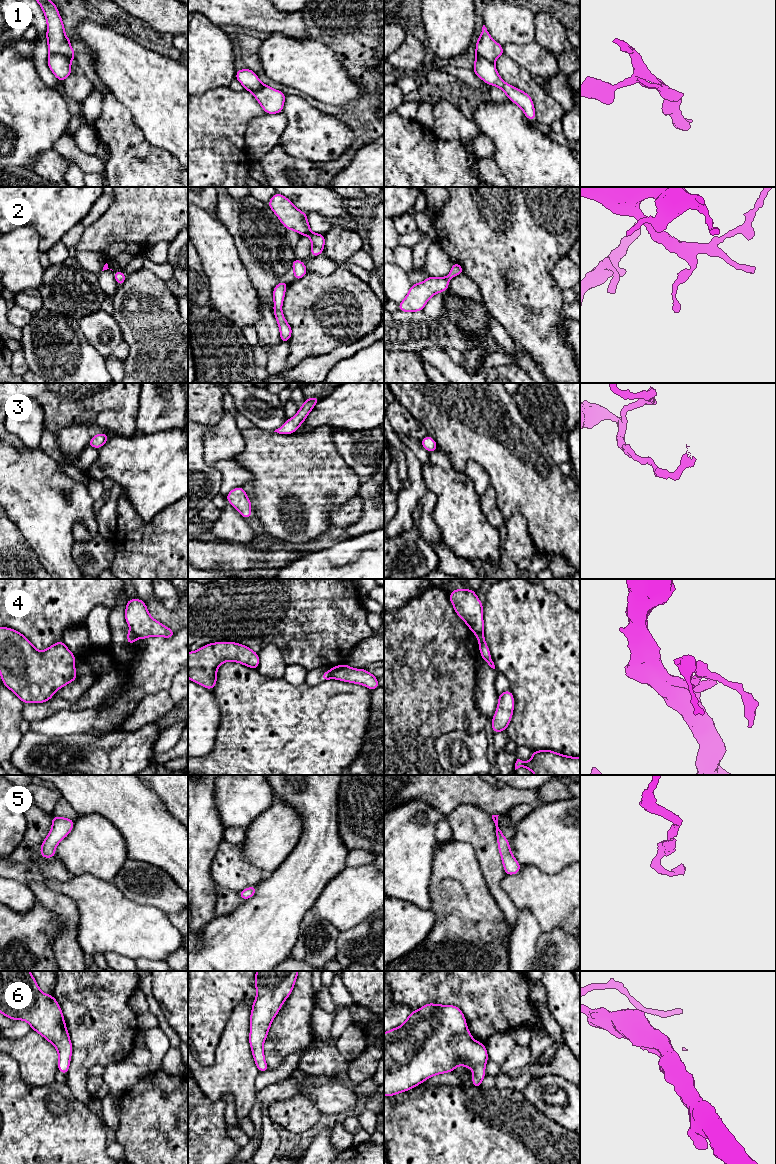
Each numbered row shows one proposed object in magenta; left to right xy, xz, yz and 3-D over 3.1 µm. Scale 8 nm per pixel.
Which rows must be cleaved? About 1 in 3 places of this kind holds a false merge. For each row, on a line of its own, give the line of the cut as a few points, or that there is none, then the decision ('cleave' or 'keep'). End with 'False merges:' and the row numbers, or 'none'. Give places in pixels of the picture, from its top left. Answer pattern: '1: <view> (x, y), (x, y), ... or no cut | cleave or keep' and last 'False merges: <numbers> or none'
1: xy (50, 52), (63, 54), (70, 60) | cleave
2: no cut | keep
3: no cut | keep
4: xy (131, 630), (137, 636) | cleave
5: no cut | keep
6: no cut | keep
False merges: 1, 4

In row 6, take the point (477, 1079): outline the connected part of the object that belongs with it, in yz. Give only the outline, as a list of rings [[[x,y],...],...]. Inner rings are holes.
[[[428,1003],[412,1011],[401,1026],[384,1033],[384,1095],[390,1097],[406,1092],[434,1075],[454,1071],[459,1065],[473,1070],[472,1084],[481,1088],[488,1059],[486,1046],[473,1039],[459,1007]]]

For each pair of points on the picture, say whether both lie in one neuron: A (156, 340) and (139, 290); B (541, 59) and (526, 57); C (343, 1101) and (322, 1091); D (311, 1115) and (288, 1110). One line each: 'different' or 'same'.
A: same
B: same
C: same
D: same

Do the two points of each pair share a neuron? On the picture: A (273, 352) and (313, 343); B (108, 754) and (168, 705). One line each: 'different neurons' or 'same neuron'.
A: different neurons
B: different neurons

